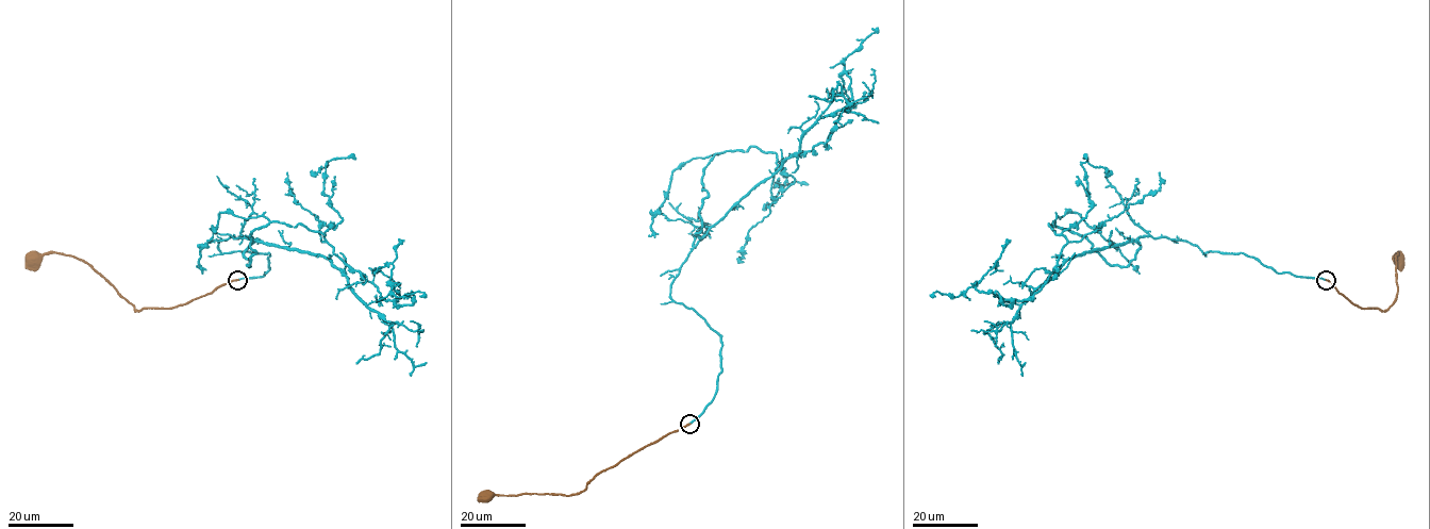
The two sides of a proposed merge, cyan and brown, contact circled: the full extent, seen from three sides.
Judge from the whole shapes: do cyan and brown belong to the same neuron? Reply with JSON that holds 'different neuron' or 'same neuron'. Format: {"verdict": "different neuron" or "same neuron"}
{"verdict": "same neuron"}

